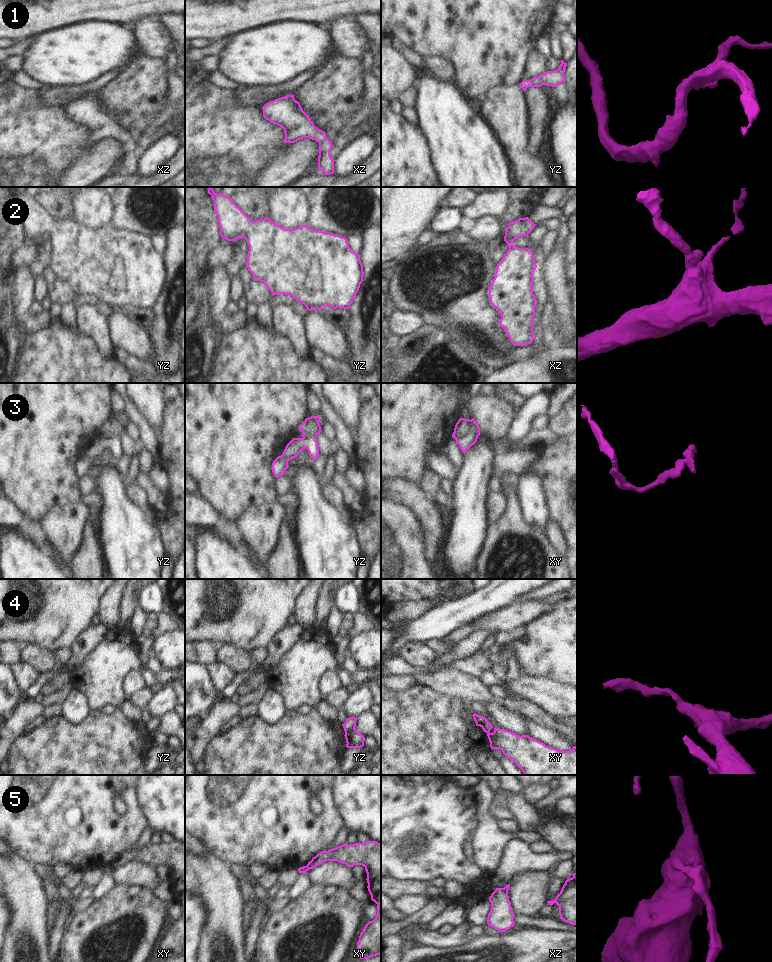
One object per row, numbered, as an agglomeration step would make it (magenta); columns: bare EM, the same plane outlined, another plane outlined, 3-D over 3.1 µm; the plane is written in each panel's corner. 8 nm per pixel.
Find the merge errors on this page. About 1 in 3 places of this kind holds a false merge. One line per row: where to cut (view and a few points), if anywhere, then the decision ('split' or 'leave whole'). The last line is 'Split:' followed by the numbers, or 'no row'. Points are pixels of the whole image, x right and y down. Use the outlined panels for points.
1: no cut; leave whole
2: no cut; leave whole
3: no cut; leave whole
4: cut in yz along (354, 728), (345, 733); split
5: cut in xz along (503, 888), (507, 893); split
Split: 4, 5

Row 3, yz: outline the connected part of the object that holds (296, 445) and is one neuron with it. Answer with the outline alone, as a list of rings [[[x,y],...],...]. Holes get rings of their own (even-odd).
[[[311,416],[299,425],[299,430],[303,434],[302,438],[293,438],[285,447],[281,456],[278,456],[272,463],[272,472],[276,478],[284,475],[289,467],[288,462],[297,457],[303,449],[307,449],[311,458],[316,460],[319,455],[319,445],[317,435],[322,432],[319,424],[319,416]]]

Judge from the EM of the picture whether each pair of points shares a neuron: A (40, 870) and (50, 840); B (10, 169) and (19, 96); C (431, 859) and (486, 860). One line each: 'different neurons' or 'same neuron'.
A: different neurons
B: same neuron
C: different neurons

